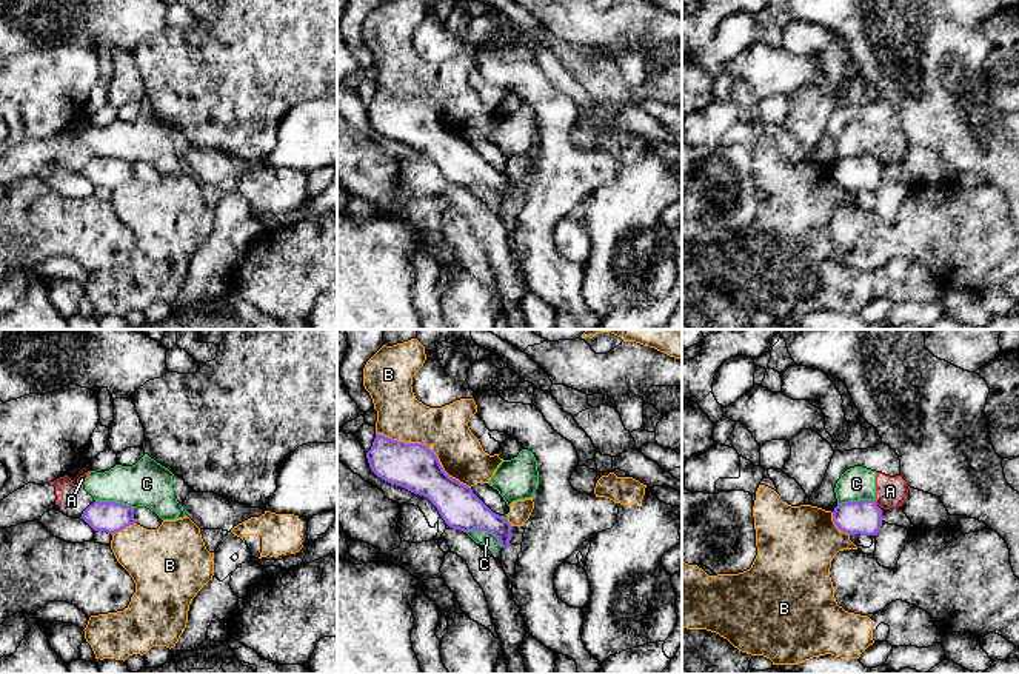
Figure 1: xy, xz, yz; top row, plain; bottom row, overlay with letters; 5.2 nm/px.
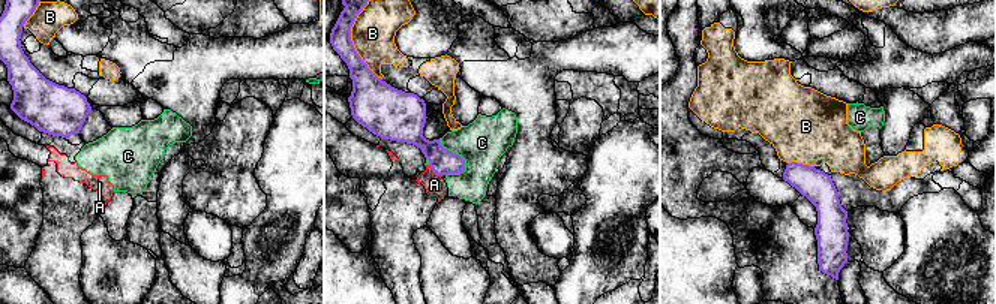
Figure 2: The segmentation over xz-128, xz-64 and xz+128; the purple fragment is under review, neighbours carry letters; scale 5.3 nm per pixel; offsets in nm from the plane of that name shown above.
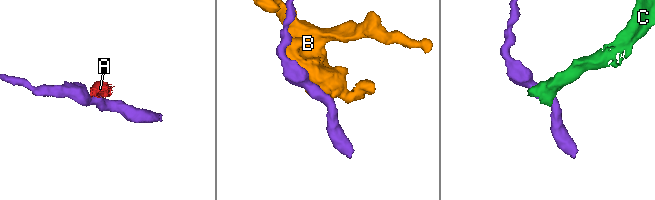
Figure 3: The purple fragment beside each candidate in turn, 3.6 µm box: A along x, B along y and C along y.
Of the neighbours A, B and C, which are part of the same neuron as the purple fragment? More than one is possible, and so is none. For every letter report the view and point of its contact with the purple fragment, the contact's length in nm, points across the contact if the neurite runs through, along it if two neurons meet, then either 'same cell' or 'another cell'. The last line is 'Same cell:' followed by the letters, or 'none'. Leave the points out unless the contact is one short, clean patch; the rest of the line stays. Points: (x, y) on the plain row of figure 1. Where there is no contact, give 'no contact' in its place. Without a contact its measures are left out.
A: meets purple in yz at (875, 159); contact 40 nm long; border along yz (873, 156), (876, 160); another cell
B: meets purple in xz at (427, 102); contact 600 nm long; another cell
C: meets purple in xz at (487, 186); contact 200 nm long; border along xz (467, 186), (490, 186), (502, 202); another cell
Same cell: none

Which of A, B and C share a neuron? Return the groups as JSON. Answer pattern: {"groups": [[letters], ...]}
{"groups": [["A", "C"], ["B"]]}

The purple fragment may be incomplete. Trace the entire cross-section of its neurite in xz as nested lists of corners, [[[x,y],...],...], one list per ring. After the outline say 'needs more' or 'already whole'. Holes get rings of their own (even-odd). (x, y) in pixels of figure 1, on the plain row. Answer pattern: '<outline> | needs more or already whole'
[[[376,88],[366,114],[382,135],[426,152],[449,183],[486,186],[499,194],[502,203],[511,200],[508,174],[493,168],[469,142],[449,132],[426,100],[397,97]]] | already whole

